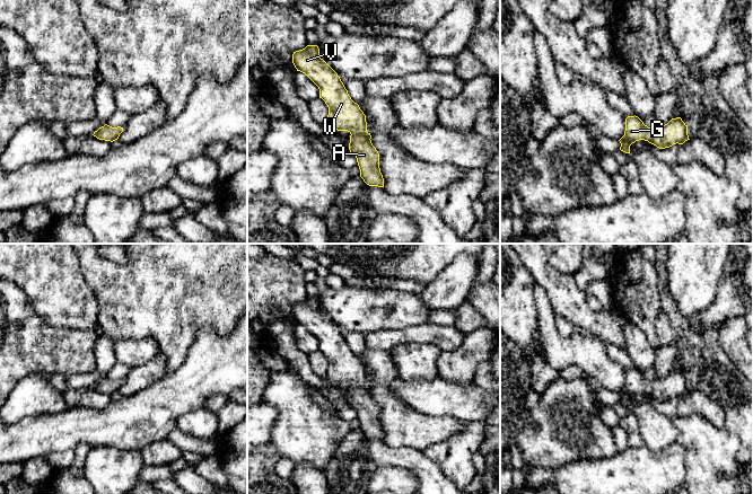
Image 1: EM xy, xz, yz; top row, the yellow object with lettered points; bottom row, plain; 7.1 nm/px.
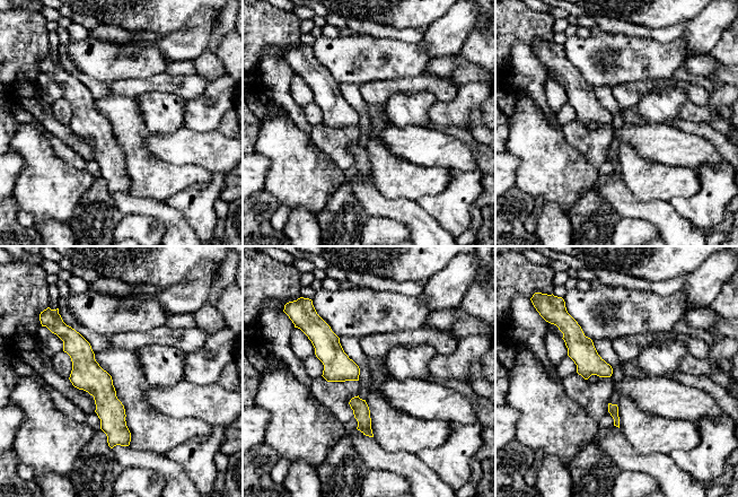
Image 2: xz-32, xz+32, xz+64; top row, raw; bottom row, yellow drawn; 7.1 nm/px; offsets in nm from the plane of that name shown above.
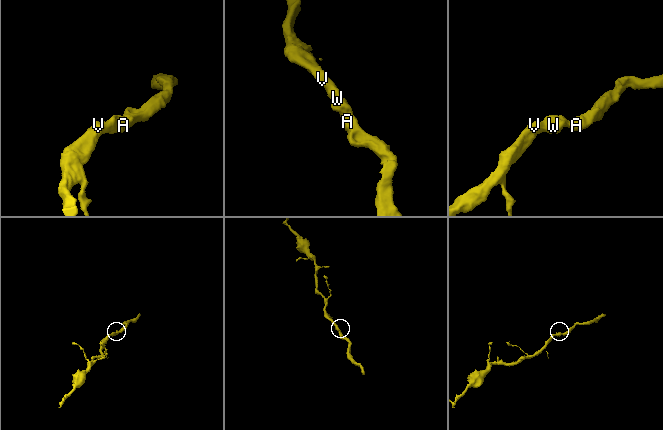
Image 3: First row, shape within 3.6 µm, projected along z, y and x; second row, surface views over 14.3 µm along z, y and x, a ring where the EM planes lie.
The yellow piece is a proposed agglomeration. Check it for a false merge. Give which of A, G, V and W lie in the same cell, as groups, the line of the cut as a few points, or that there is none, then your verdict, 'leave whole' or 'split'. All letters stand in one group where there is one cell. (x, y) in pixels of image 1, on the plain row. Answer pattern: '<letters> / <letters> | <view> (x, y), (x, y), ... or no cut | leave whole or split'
A G V W | no cut | leave whole

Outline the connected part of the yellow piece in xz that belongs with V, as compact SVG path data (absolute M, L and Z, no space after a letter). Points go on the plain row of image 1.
M307 298L294 305L292 316L318 339L319 351L329 360L326 378L351 387L349 403L357 411L360 430L369 439L384 440L379 406L367 385L366 368L351 352L338 326L319 309L318 299Z

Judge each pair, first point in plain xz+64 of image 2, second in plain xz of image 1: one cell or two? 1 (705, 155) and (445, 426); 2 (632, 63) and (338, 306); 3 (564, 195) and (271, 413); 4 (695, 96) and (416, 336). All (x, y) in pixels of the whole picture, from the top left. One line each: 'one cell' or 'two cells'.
1: two cells
2: one cell
3: two cells
4: one cell

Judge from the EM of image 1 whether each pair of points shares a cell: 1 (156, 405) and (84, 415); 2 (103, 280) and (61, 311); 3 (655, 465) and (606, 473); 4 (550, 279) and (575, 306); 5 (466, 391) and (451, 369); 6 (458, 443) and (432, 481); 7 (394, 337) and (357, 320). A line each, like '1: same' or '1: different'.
1: same
2: different
3: same
4: same
5: different
6: different
7: different

